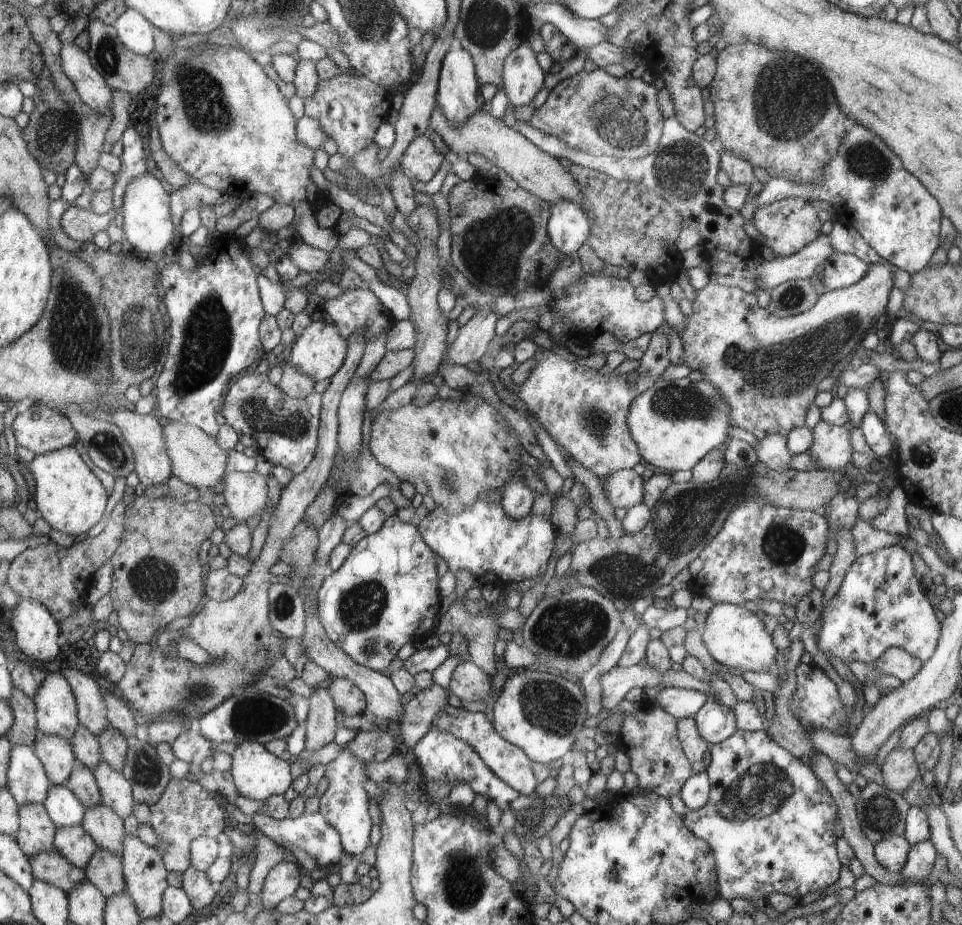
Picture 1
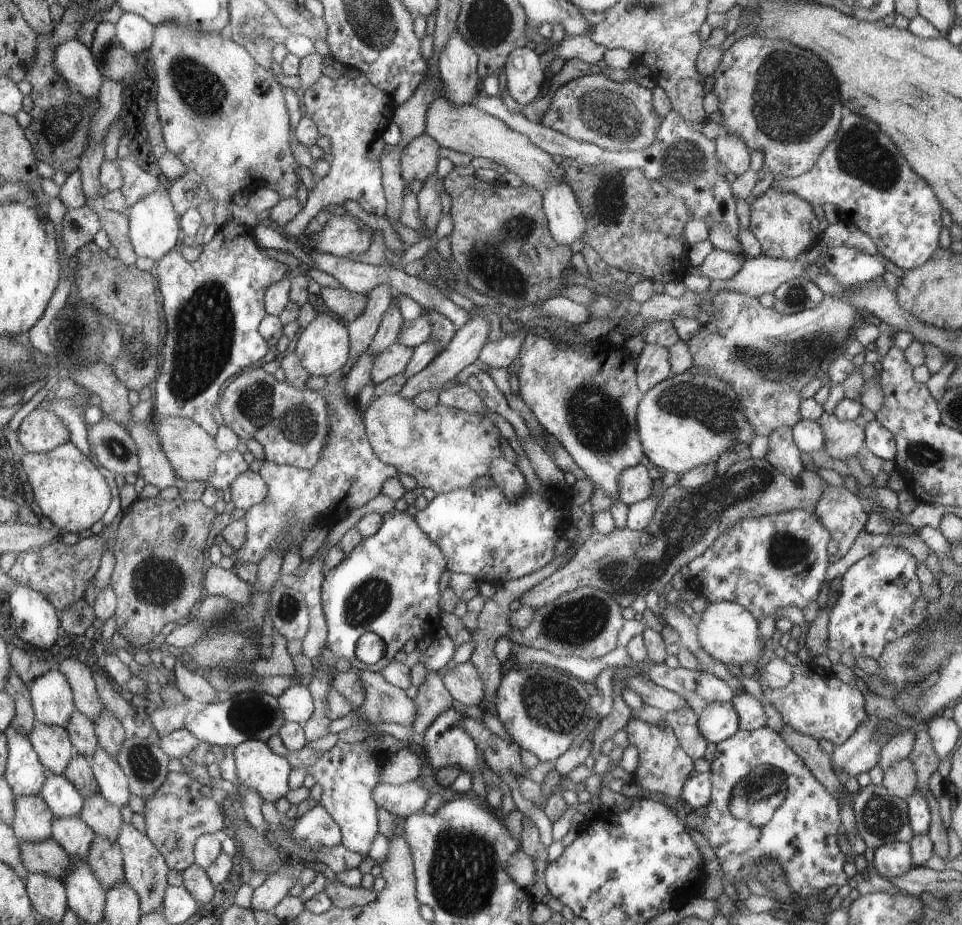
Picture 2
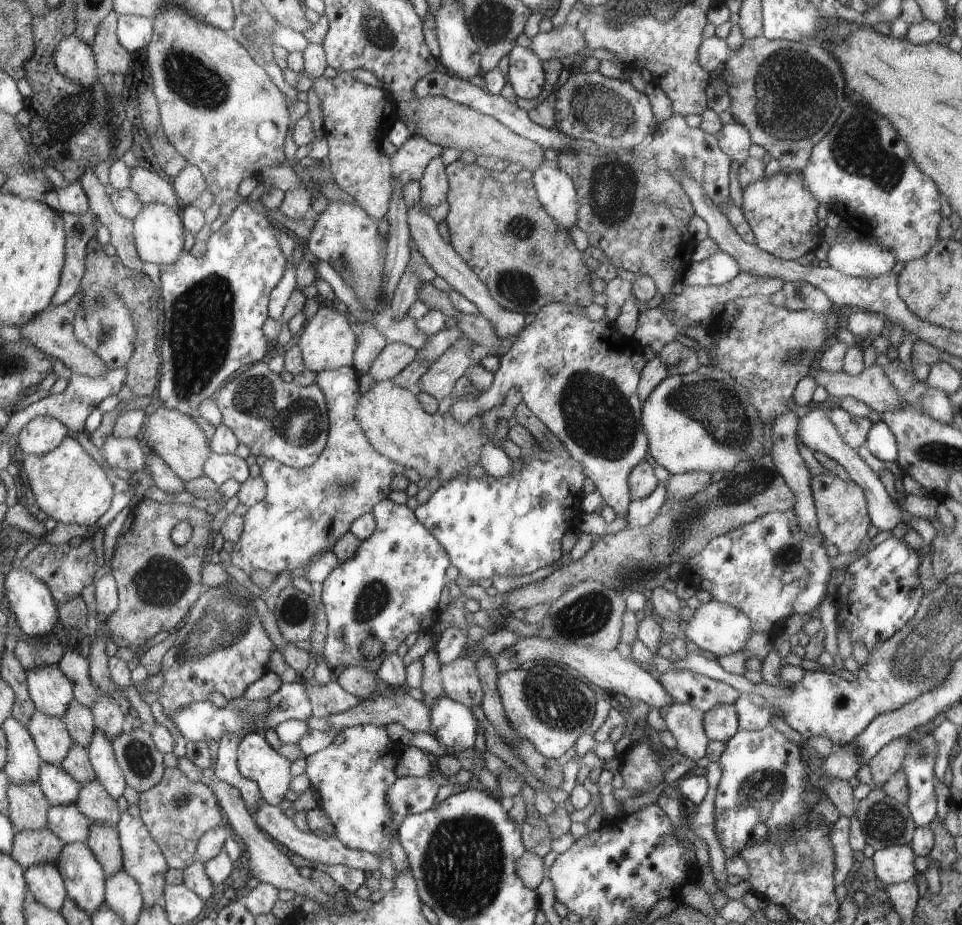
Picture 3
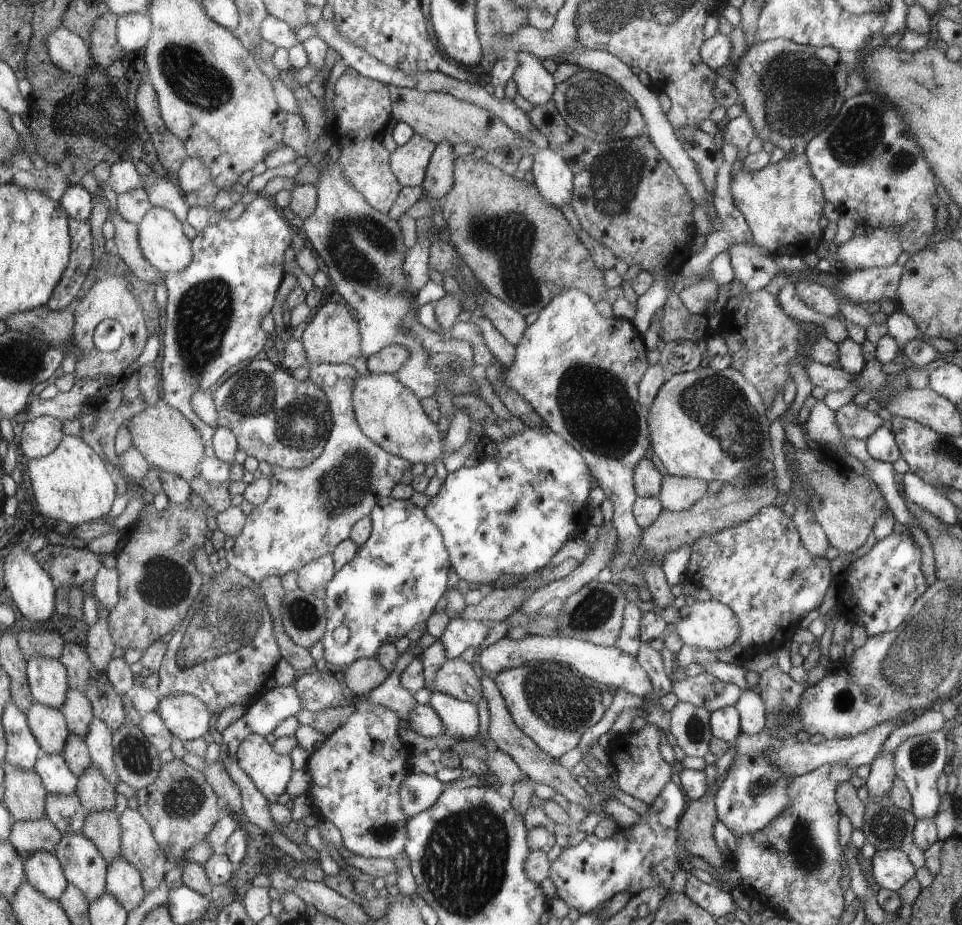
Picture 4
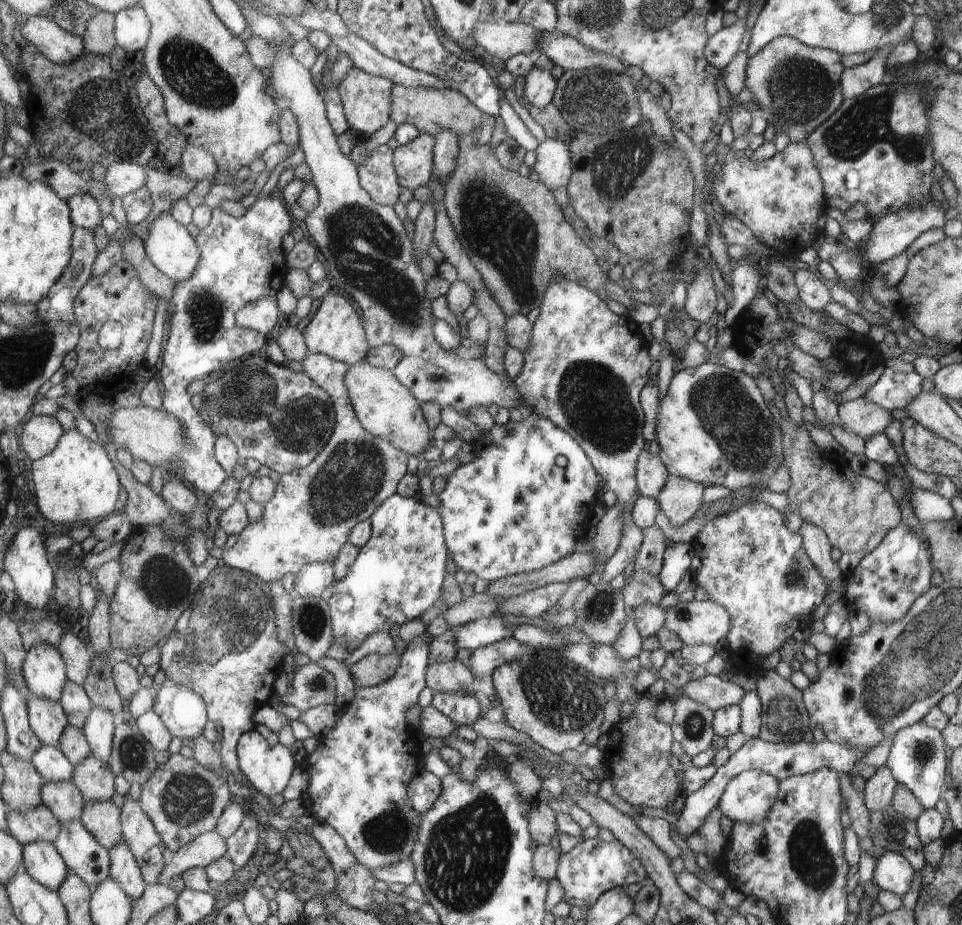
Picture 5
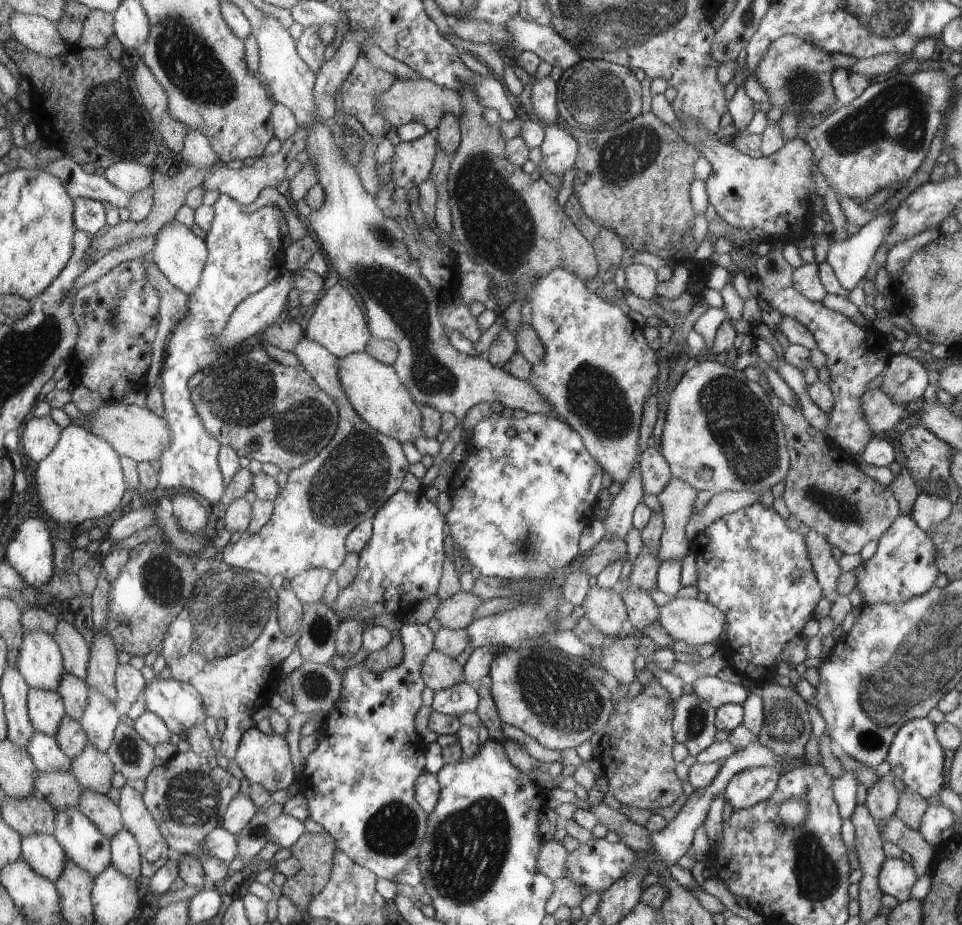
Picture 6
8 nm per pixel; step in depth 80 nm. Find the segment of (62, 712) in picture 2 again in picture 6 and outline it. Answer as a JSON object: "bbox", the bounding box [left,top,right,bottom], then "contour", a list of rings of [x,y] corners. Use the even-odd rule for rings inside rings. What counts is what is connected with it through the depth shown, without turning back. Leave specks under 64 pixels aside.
{"bbox":[15,630,65,691],"contour":[[[42,630],[25,632],[15,665],[29,688],[59,691],[65,674],[62,652],[53,636]]]}

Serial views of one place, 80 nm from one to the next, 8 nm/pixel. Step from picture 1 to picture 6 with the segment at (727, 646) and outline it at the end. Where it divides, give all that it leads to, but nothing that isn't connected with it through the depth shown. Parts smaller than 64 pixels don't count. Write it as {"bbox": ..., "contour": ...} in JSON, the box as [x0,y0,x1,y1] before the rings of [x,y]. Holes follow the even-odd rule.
{"bbox":[657,597,724,646],"contour":[[[672,597],[672,600],[660,606],[657,622],[672,636],[674,641],[683,640],[690,646],[702,646],[716,643],[716,640],[724,634],[724,611],[708,602],[700,600],[682,600]]]}

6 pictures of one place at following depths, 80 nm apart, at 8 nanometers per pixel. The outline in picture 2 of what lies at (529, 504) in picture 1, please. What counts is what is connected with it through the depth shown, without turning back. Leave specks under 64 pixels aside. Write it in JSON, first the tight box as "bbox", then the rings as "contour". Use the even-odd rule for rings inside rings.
{"bbox":[490,456,526,502],"contour":[[[503,456],[496,458],[491,465],[490,478],[500,486],[512,502],[516,502],[524,492],[526,492],[525,477],[519,470],[518,466],[508,462]]]}

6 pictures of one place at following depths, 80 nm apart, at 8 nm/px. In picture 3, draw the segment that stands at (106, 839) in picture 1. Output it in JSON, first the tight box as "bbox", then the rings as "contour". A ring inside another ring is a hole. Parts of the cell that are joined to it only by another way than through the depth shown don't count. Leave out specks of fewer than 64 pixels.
{"bbox":[76,778,120,828],"contour":[[[98,778],[80,786],[76,805],[94,824],[106,824],[110,828],[118,826],[120,812],[117,801],[108,794],[108,790],[100,784]]]}

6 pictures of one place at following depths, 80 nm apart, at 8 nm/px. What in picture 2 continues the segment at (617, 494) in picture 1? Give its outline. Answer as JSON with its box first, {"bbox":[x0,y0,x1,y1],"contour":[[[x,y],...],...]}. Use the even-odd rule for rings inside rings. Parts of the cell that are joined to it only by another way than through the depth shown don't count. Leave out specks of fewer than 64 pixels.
{"bbox":[619,462,654,506],"contour":[[[646,462],[628,469],[621,477],[619,502],[627,506],[647,500],[652,494],[654,480],[649,476],[650,465]]]}

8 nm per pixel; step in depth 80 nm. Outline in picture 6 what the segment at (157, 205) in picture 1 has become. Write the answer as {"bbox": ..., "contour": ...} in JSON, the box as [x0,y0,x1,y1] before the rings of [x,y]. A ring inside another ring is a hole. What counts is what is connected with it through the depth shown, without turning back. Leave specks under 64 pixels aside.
{"bbox":[151,219,208,297],"contour":[[[175,219],[156,234],[156,244],[152,250],[151,259],[161,274],[179,290],[182,290],[188,297],[190,294],[196,294],[200,288],[200,282],[203,281],[204,269],[207,268],[208,251],[205,240],[196,236],[190,228],[183,226]]]}

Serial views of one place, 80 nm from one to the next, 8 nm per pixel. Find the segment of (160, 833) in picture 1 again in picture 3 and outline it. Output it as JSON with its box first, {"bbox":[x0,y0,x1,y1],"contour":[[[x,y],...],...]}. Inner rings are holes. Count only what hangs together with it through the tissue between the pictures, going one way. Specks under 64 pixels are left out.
{"bbox":[139,766,224,870],"contour":[[[176,766],[164,768],[162,780],[153,788],[139,794],[140,816],[150,836],[165,857],[168,867],[184,870],[196,857],[196,846],[202,836],[224,823],[223,808],[218,806],[212,790],[200,782],[193,782]]]}

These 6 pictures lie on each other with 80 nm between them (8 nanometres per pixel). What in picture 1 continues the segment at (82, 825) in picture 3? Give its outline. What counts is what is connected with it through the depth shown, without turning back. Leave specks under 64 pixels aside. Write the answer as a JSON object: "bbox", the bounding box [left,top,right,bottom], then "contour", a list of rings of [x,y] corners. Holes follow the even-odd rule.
{"bbox":[54,826,98,869],"contour":[[[60,826],[55,830],[54,848],[76,868],[86,869],[98,846],[90,834],[78,826]]]}

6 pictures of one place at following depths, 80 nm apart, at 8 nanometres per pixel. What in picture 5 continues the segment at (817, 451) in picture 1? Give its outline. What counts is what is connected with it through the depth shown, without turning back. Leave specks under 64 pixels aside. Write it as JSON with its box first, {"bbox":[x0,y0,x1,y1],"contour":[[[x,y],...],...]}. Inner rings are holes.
{"bbox":[838,396,894,440],"contour":[[[864,396],[839,404],[839,421],[838,425],[849,434],[858,435],[864,440],[872,438],[876,434],[884,432],[884,430],[894,422],[890,410],[868,402]]]}

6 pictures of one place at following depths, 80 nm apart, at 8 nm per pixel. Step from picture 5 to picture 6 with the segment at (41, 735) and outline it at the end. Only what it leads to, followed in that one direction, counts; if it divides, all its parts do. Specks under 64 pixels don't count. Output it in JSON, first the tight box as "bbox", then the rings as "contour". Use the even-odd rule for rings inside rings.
{"bbox":[27,688,66,737],"contour":[[[30,688],[27,710],[33,730],[56,737],[66,717],[66,706],[58,691]]]}

